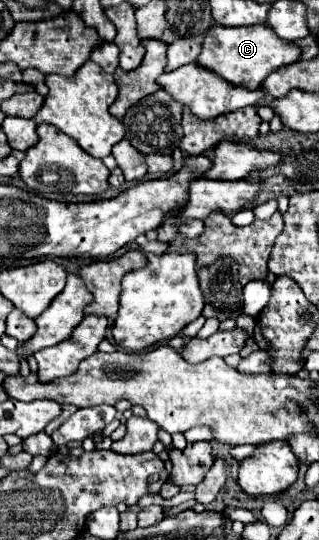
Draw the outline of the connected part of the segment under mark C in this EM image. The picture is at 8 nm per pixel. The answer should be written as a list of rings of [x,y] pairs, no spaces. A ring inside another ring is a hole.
[[[261,23],[253,27],[211,27],[203,41],[203,51],[197,63],[207,67],[209,71],[215,71],[217,75],[225,77],[235,85],[257,89],[261,87],[263,79],[269,73],[299,59],[301,59],[301,47],[297,47],[293,41],[279,39],[267,23]]]

